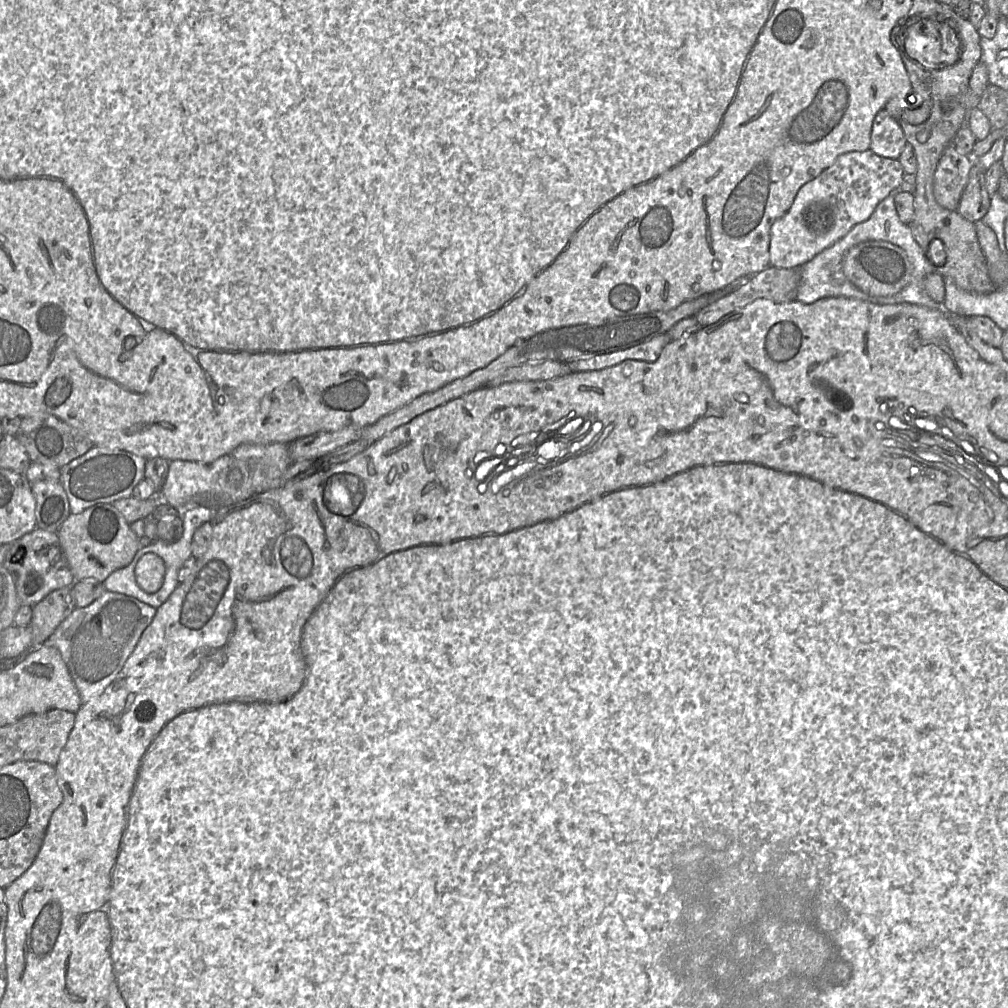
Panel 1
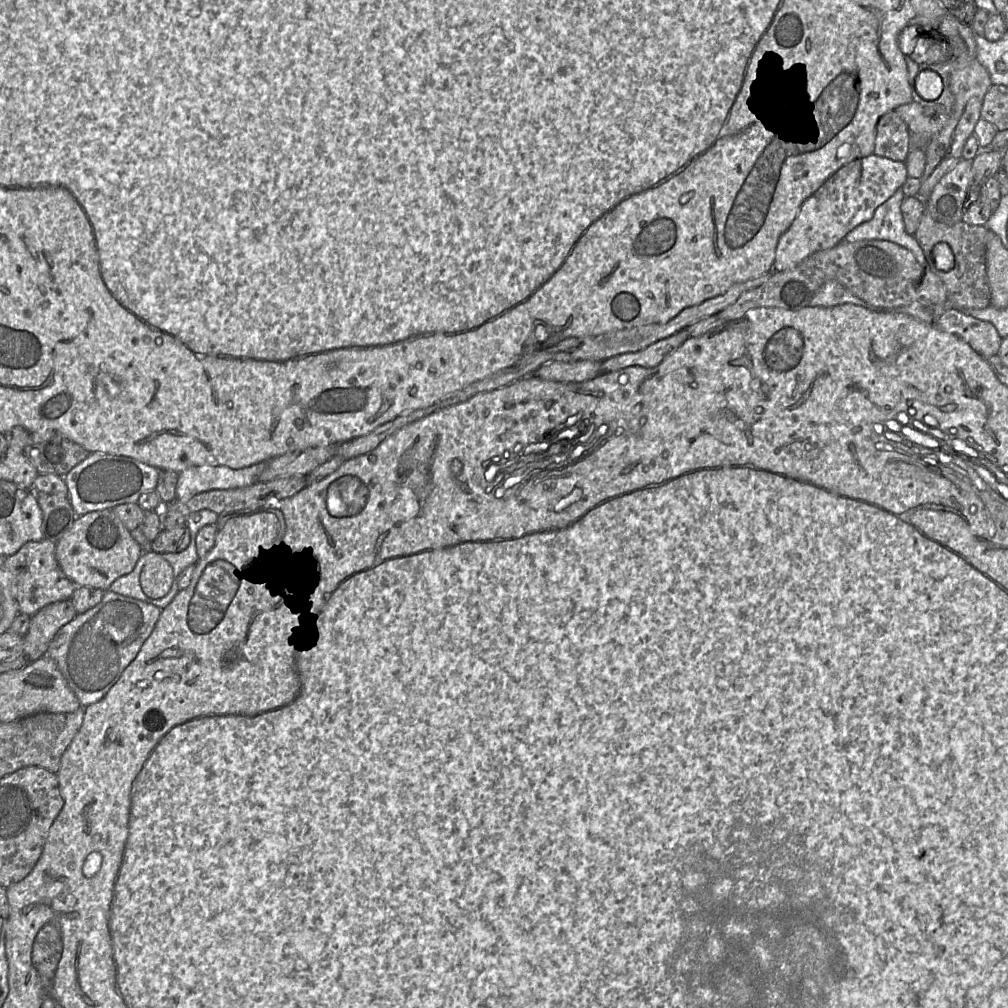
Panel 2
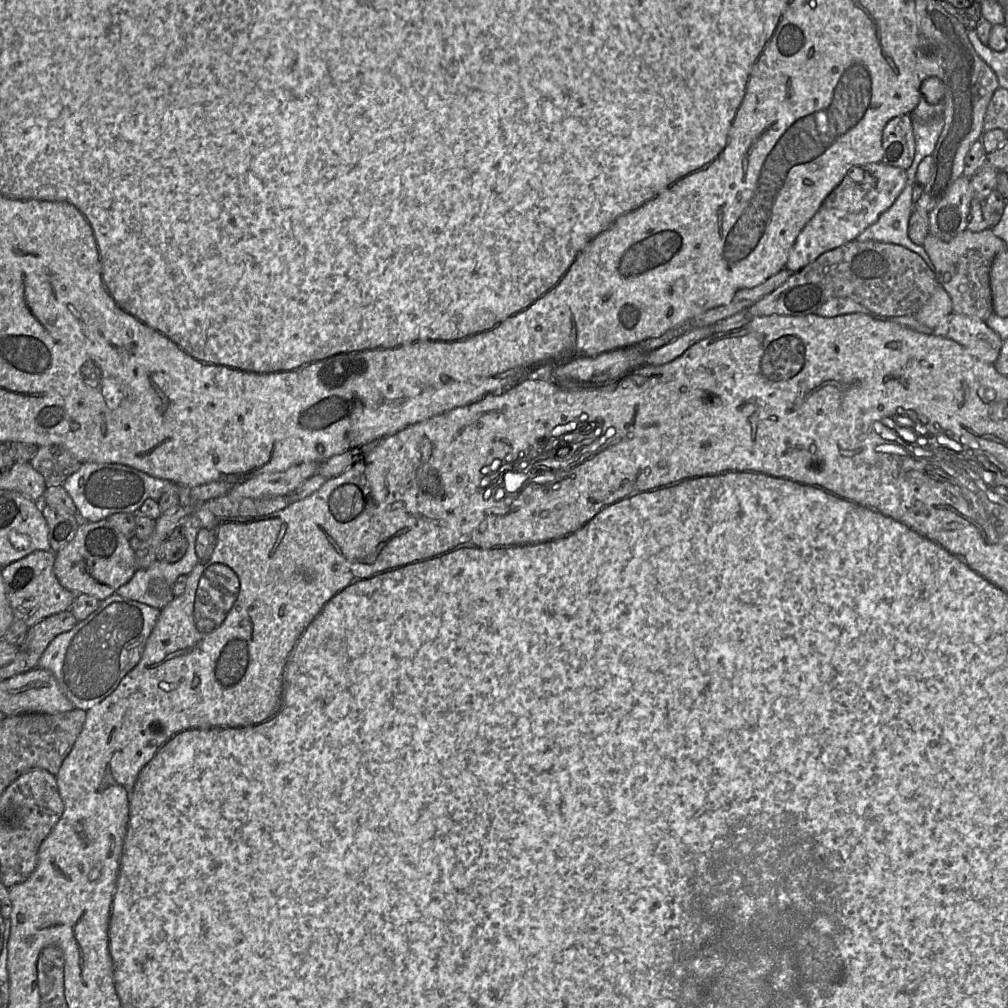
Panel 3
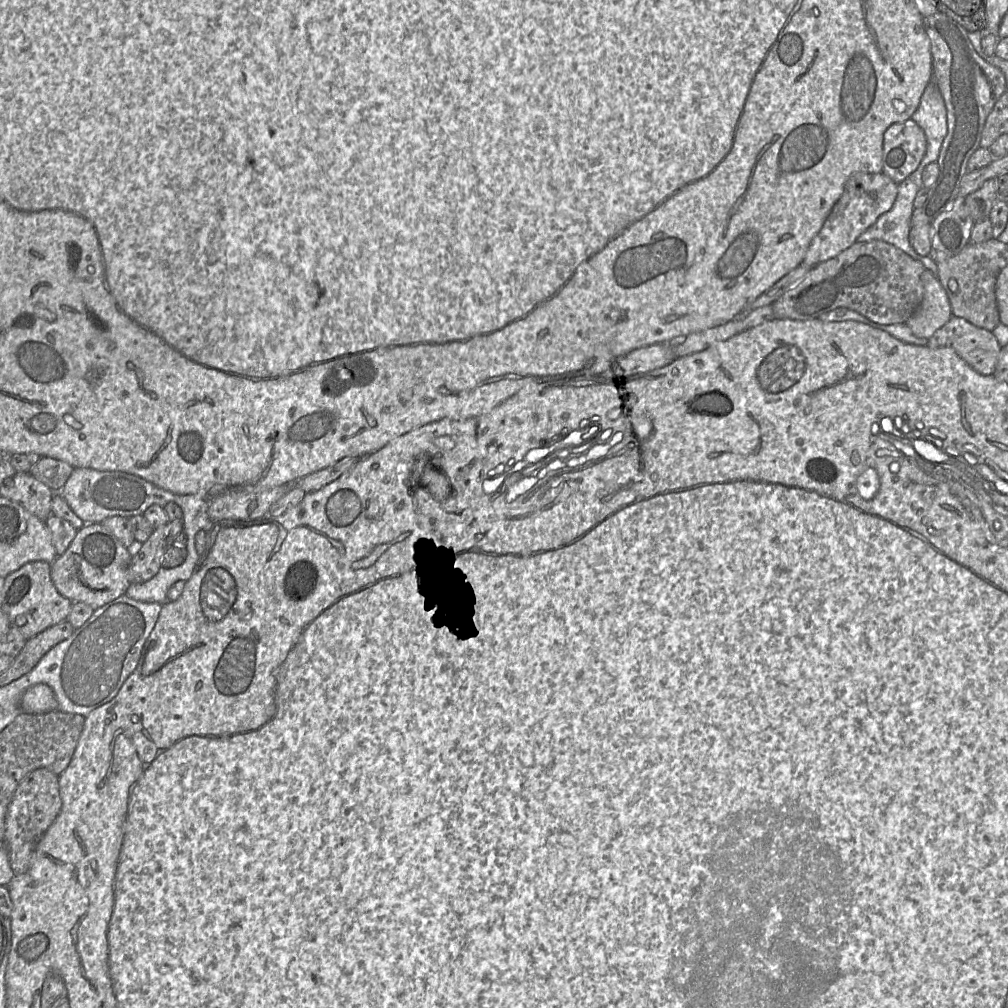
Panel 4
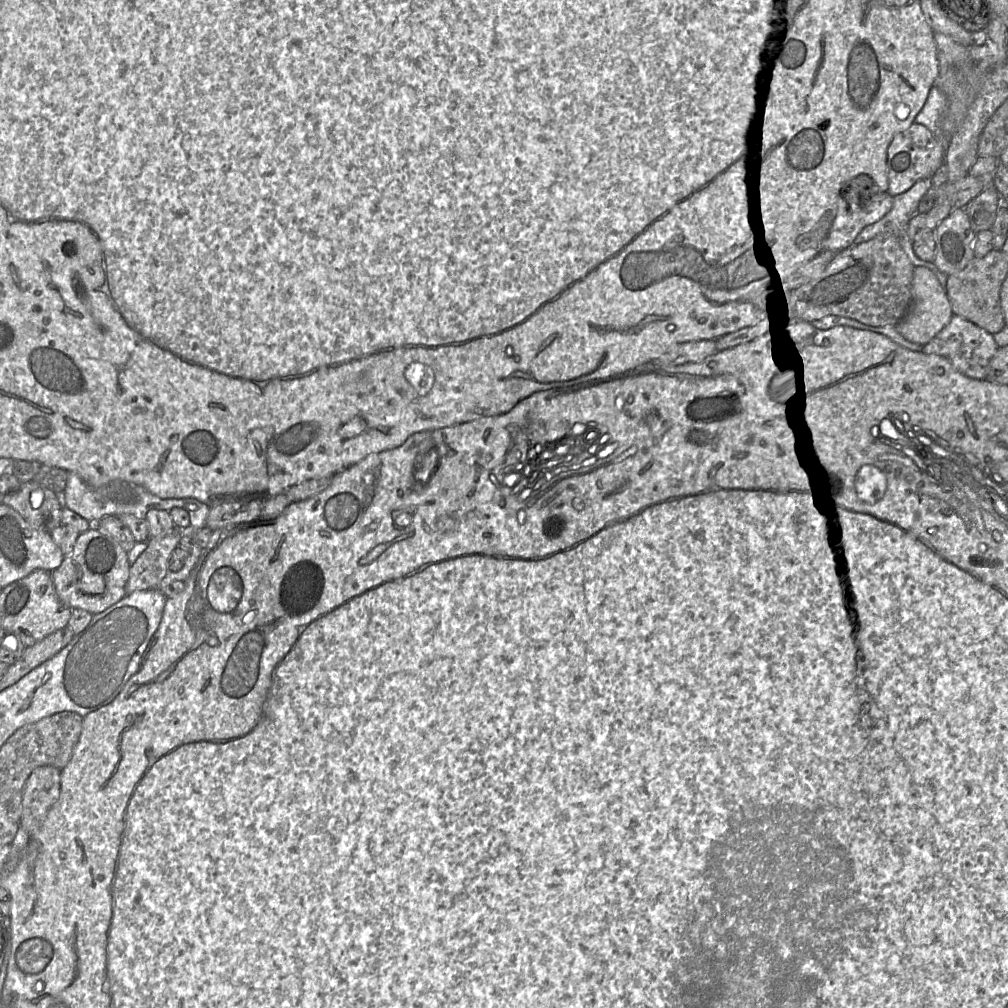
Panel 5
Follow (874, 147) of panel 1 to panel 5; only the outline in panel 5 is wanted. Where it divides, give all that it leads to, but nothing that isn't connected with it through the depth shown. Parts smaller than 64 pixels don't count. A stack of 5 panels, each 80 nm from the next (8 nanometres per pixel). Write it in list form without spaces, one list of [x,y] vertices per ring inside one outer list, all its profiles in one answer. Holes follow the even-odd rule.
[[[914,122],[908,129],[897,133],[887,149],[889,188],[893,197],[908,191],[916,182],[930,180],[945,161],[948,138],[941,139],[925,126]]]

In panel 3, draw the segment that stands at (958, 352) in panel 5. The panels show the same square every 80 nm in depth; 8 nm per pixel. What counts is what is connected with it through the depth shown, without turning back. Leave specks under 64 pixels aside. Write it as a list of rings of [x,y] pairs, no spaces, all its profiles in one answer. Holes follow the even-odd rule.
[[[952,311],[933,329],[933,335],[951,339],[976,359],[994,364],[1003,340],[984,321]]]

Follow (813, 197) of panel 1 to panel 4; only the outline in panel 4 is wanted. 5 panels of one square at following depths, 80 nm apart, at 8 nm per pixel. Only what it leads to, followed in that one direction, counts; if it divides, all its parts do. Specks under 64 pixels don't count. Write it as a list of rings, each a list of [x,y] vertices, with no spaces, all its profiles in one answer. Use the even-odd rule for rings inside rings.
[[[857,172],[853,174],[846,182],[843,194],[826,218],[821,230],[812,240],[803,262],[800,265],[815,266],[821,262],[834,258],[843,250],[852,246],[857,238],[876,222],[879,216],[892,208],[897,195],[898,184],[884,173]]]

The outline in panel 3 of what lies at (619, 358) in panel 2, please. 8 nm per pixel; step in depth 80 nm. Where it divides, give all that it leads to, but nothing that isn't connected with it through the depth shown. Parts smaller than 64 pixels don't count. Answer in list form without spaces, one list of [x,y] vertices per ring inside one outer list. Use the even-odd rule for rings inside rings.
[[[703,326],[688,330],[677,339],[659,347],[647,354],[646,365],[663,365],[681,356],[697,342],[716,333],[713,327]]]

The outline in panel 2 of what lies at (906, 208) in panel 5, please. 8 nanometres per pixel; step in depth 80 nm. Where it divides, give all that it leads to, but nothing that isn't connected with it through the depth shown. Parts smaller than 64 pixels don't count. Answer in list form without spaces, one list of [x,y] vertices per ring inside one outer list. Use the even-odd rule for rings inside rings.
[[[898,189],[874,212],[871,220],[850,231],[843,239],[847,242],[862,240],[885,240],[894,242],[910,250],[922,267],[931,267],[918,241],[905,230],[901,204],[905,198],[902,189]]]

